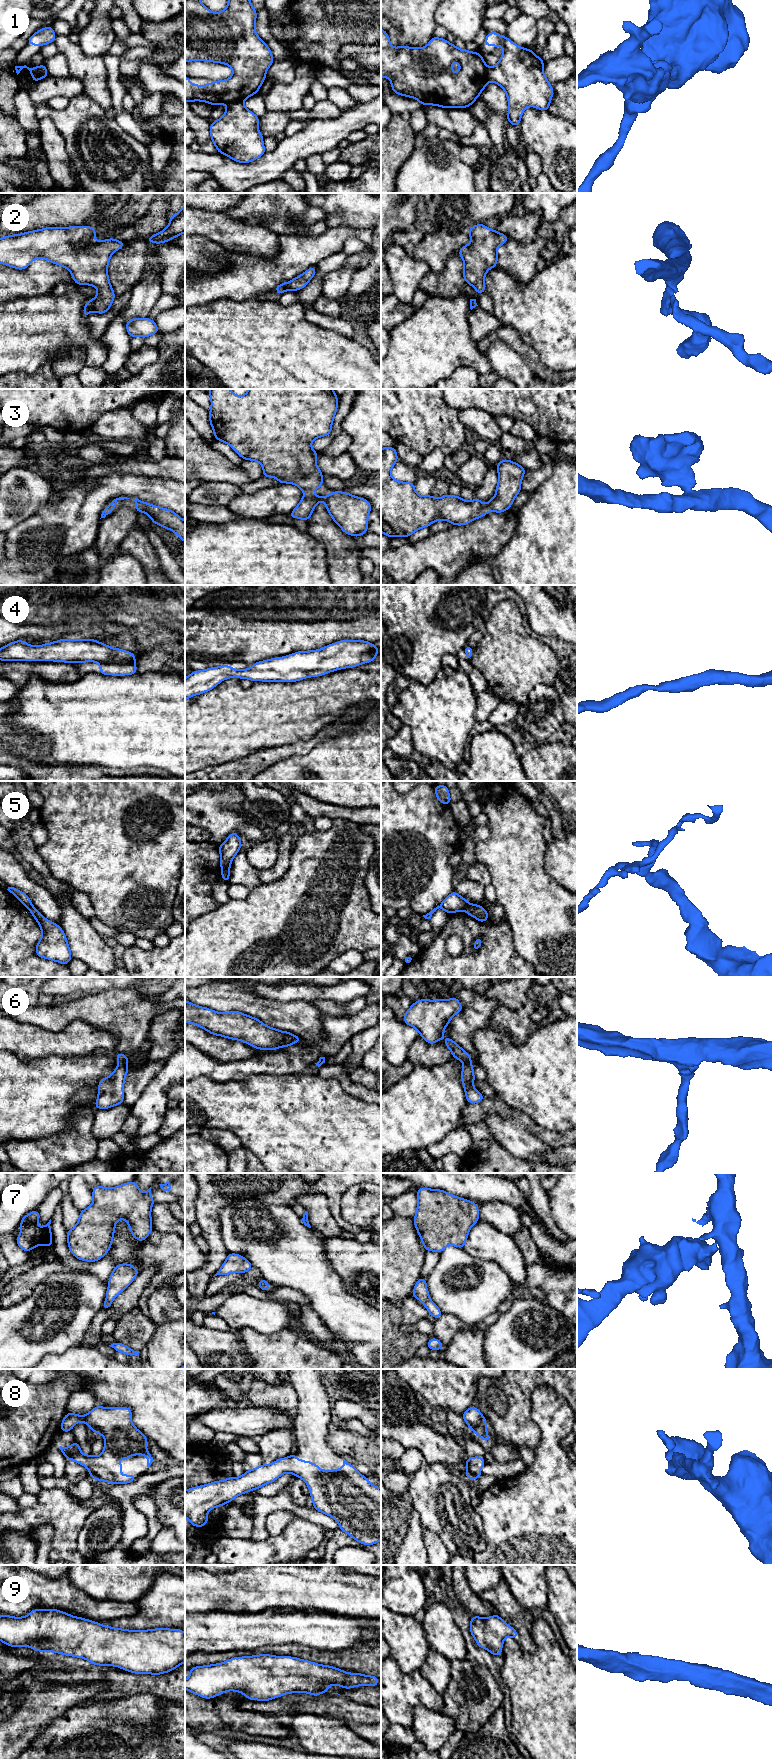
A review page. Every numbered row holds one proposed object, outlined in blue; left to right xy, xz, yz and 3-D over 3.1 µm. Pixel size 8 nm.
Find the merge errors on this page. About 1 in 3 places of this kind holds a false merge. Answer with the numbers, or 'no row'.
1, 2, 5, 7

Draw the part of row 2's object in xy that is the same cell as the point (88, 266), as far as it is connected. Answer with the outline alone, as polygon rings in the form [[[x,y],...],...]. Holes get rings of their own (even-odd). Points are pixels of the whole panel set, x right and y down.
[[[70,226],[65,228],[47,227],[22,234],[8,235],[0,238],[0,264],[8,265],[18,270],[26,269],[35,259],[43,258],[60,265],[71,272],[77,285],[94,286],[98,293],[91,300],[92,310],[97,314],[107,312],[116,295],[109,281],[107,272],[111,255],[125,246],[125,243],[115,238],[95,241],[95,227]]]

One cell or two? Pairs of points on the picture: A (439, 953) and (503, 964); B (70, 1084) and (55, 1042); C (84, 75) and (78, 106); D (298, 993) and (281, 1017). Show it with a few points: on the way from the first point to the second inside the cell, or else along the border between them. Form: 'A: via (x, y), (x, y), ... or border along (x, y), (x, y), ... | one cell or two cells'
A: via (453, 964), (487, 964) | one cell
B: border along (84, 1056), (47, 1056), (37, 1059) | two cells
C: border along (84, 91), (101, 107) | two cells
D: border along (270, 999), (278, 1001), (307, 1000), (311, 1003) | two cells

